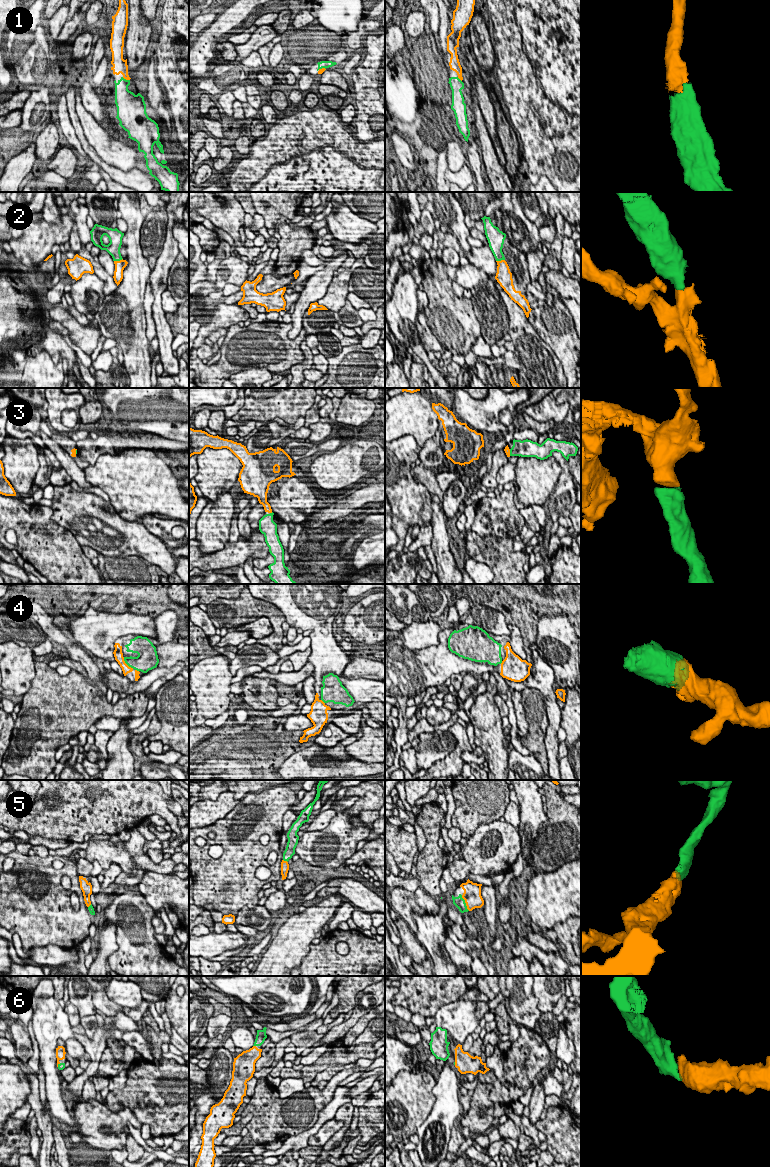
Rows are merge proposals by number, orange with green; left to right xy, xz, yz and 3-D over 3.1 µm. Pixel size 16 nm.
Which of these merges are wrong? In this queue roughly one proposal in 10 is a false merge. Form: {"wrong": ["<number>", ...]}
{"wrong": []}

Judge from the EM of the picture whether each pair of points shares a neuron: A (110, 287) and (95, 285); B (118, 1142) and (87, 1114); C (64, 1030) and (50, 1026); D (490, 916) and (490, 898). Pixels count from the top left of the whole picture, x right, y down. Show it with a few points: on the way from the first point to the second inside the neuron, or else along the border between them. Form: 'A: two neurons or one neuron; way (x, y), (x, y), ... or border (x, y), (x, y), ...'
A: two neurons; border (93, 273), (103, 282), (102, 293)
B: one neuron; way (109, 1140), (106, 1140), (90, 1123)
C: one neuron; way (61, 1029), (53, 1027)
D: one neuron; way (490, 912), (490, 902)

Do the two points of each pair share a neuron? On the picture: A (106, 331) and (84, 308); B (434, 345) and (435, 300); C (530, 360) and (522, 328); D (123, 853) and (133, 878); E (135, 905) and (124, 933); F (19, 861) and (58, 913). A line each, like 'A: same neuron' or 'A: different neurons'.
A: different neurons
B: different neurons
C: same neuron
D: different neurons
E: same neuron
F: same neuron

